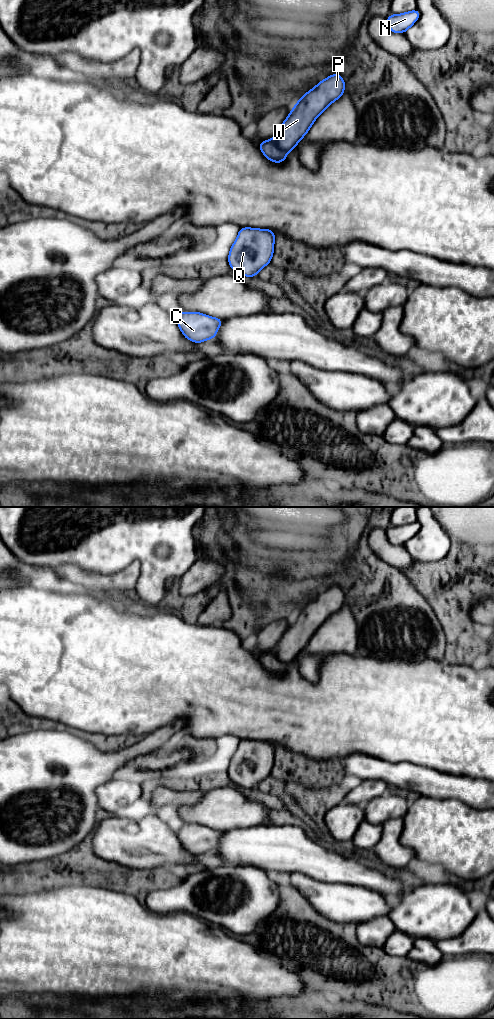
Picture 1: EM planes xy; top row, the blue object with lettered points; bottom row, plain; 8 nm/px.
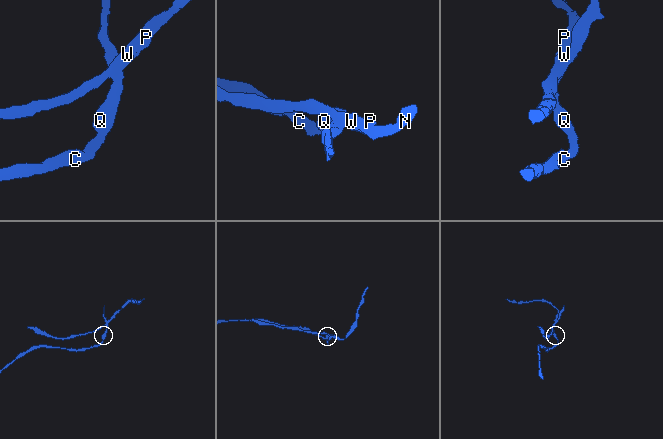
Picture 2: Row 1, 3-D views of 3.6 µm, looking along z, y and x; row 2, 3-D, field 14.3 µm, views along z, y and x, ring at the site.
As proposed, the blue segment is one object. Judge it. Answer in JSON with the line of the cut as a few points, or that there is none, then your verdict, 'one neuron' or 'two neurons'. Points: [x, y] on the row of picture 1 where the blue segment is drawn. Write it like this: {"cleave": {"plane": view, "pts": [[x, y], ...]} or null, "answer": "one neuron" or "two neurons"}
{"cleave": {"plane": "xy", "pts": [[274, 137], [274, 142], [286, 152]]}, "answer": "two neurons"}

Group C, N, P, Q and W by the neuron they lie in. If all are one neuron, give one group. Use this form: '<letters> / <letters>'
C Q / N P W

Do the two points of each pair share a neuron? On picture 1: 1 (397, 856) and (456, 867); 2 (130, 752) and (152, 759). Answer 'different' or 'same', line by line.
1: different
2: different

